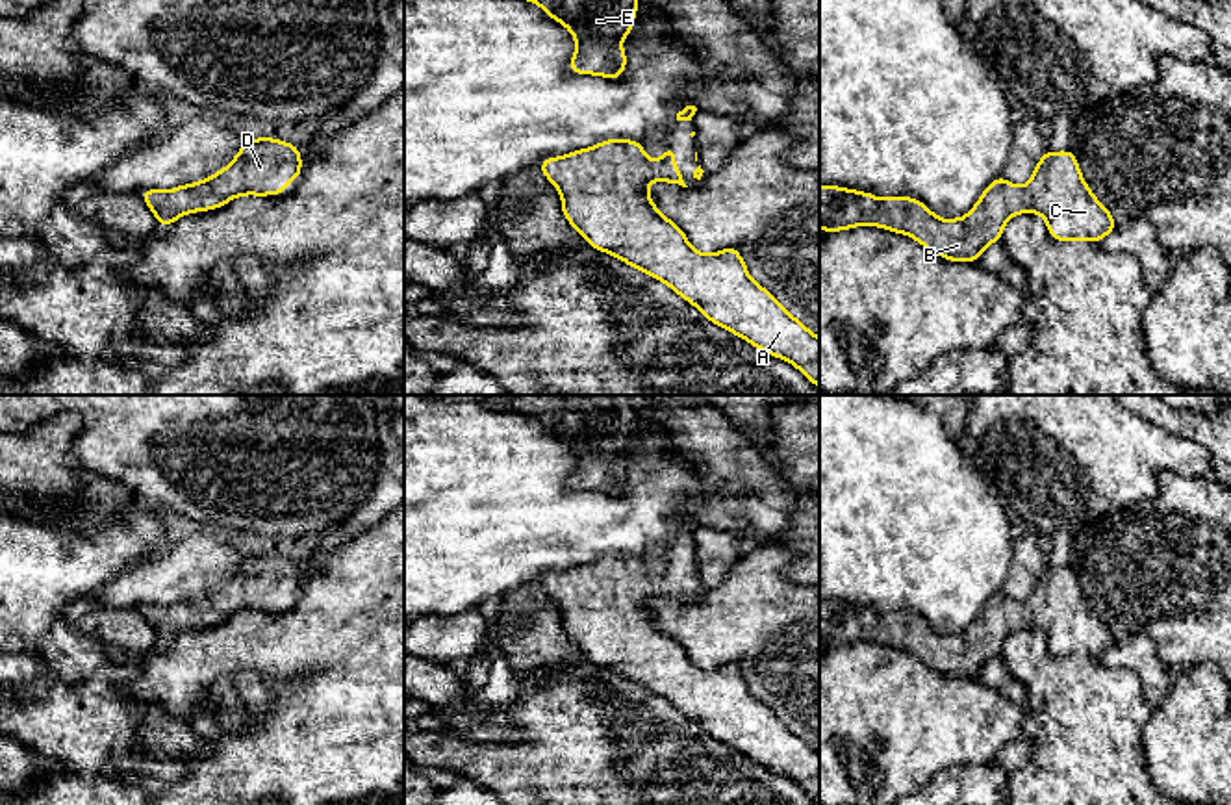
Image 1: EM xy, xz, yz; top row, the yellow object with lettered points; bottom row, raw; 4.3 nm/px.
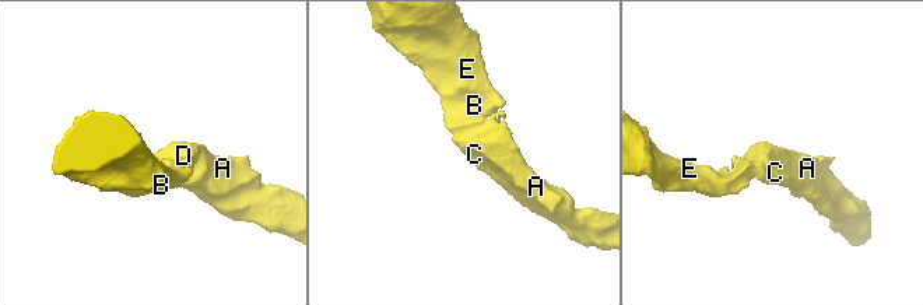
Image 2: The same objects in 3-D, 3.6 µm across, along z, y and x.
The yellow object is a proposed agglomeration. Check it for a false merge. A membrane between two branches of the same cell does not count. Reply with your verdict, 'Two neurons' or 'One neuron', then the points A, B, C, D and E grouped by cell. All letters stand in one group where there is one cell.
One neuron. Groups: A B C D E

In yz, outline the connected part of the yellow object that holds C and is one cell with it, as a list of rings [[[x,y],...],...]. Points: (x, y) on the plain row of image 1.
[[[1046,566],[1025,603],[1018,603],[997,592],[981,610],[966,632],[938,634],[921,616],[910,612],[877,614],[875,610],[819,601],[819,644],[827,649],[862,640],[873,640],[895,649],[907,649],[920,657],[927,666],[951,677],[979,677],[981,668],[994,657],[1001,657],[1005,638],[1016,631],[1034,627],[1047,636],[1053,657],[1092,657],[1099,658],[1116,644],[1116,634],[1092,610],[1085,599],[1075,569],[1070,566]]]

